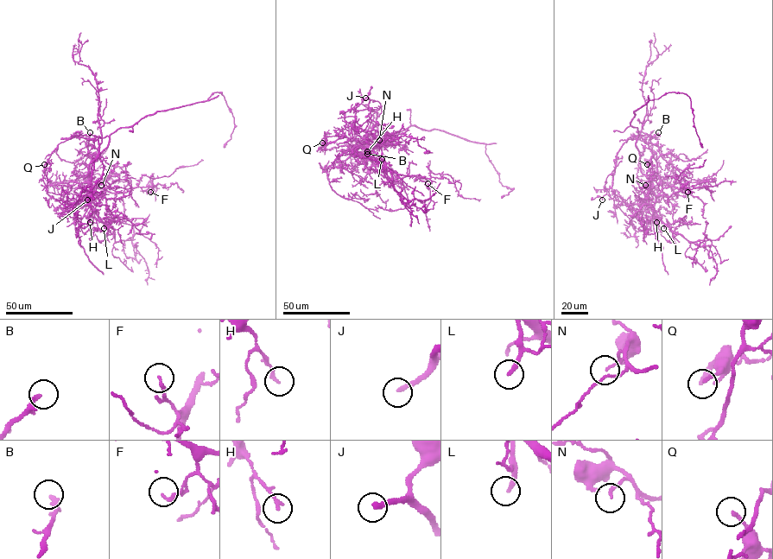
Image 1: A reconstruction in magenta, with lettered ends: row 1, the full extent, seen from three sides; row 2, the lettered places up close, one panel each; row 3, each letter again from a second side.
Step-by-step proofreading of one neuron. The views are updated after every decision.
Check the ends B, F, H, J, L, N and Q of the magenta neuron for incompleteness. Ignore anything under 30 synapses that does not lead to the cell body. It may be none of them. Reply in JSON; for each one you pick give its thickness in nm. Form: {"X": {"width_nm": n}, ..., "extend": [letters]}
{"B": {"width_nm": 240}, "J": {"width_nm": 240}, "L": {"width_nm": 220}, "extend": ["B", "J", "L"]}

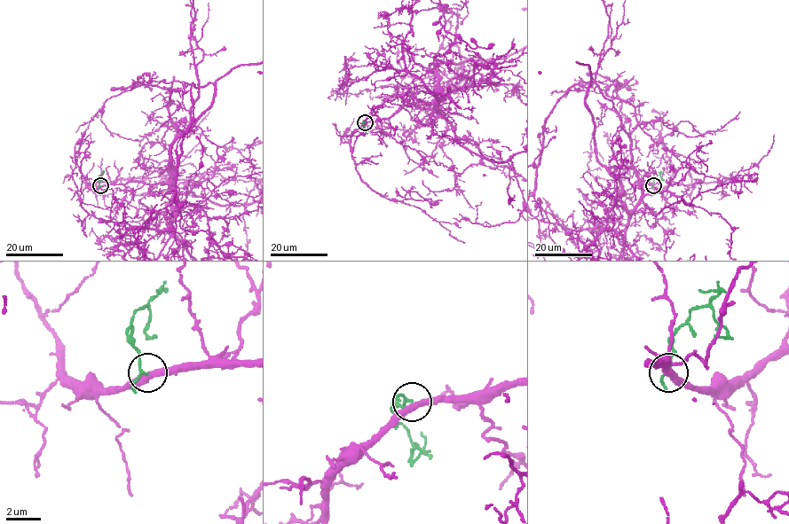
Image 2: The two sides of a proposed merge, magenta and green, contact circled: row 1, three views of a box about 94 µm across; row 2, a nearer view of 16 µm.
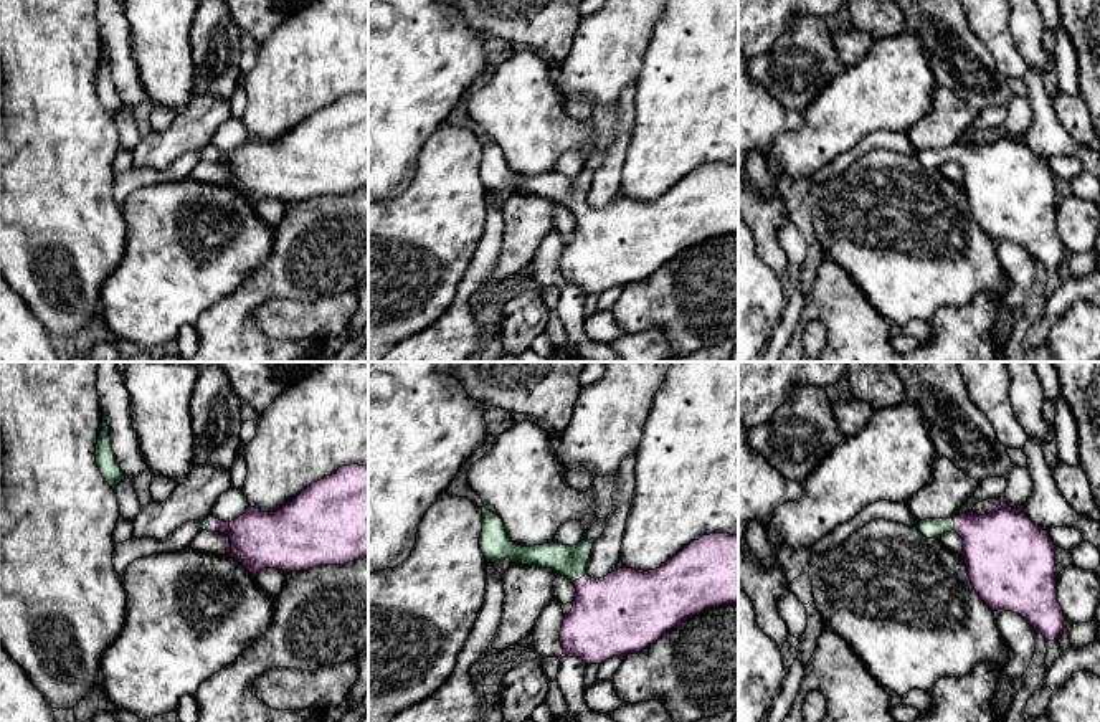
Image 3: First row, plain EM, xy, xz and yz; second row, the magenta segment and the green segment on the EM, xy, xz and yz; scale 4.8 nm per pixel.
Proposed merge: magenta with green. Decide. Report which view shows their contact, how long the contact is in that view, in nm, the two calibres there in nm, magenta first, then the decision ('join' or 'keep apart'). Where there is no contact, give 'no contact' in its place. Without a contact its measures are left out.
contact in xz; length 70 nm; calibres 400 and 140 nm; join

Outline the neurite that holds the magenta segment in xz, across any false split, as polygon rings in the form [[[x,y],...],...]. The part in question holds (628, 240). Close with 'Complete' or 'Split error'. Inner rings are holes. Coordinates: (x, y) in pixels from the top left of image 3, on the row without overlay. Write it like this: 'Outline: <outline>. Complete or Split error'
Outline: [[[486,137],[481,139],[484,152],[479,175],[487,192],[509,187],[512,193],[553,198],[575,213],[573,238],[565,245],[560,261],[560,287],[581,287],[586,294],[601,294],[614,286],[639,283],[684,249],[720,235],[738,233],[738,165],[702,165],[656,200],[623,197],[603,208],[591,208],[586,205],[586,193],[593,173],[581,170],[573,177],[558,172],[517,175],[507,167],[502,149]]]. Split error

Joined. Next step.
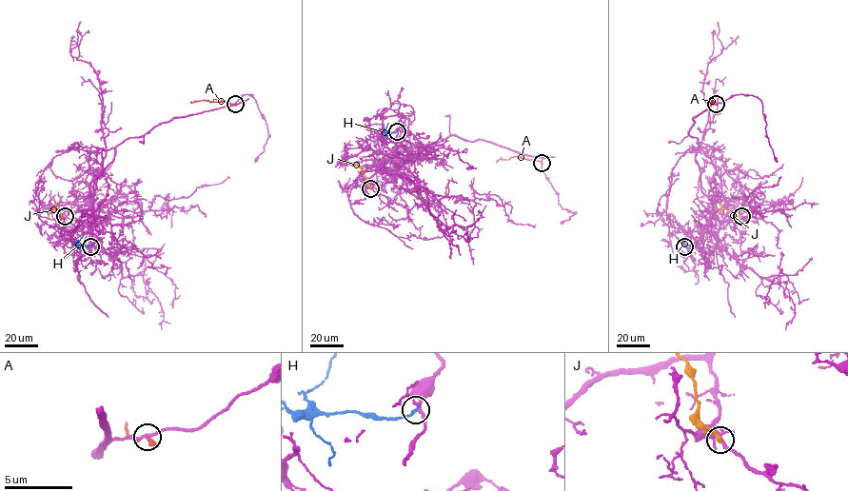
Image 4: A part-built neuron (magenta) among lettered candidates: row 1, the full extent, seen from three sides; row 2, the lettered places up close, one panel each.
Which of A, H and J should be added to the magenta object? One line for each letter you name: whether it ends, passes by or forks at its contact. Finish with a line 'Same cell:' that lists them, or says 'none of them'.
Same cell: none of them

